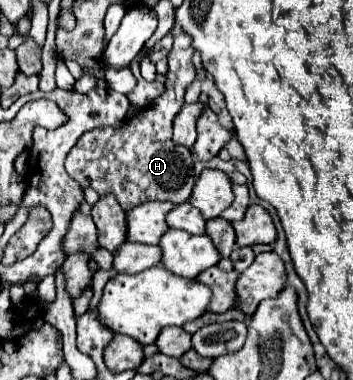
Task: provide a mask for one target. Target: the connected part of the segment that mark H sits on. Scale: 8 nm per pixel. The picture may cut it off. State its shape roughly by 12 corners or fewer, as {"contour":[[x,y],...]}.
{"contour":[[178,25],[166,91],[116,129],[86,131],[66,171],[125,211],[190,197],[172,119],[196,81]]}

